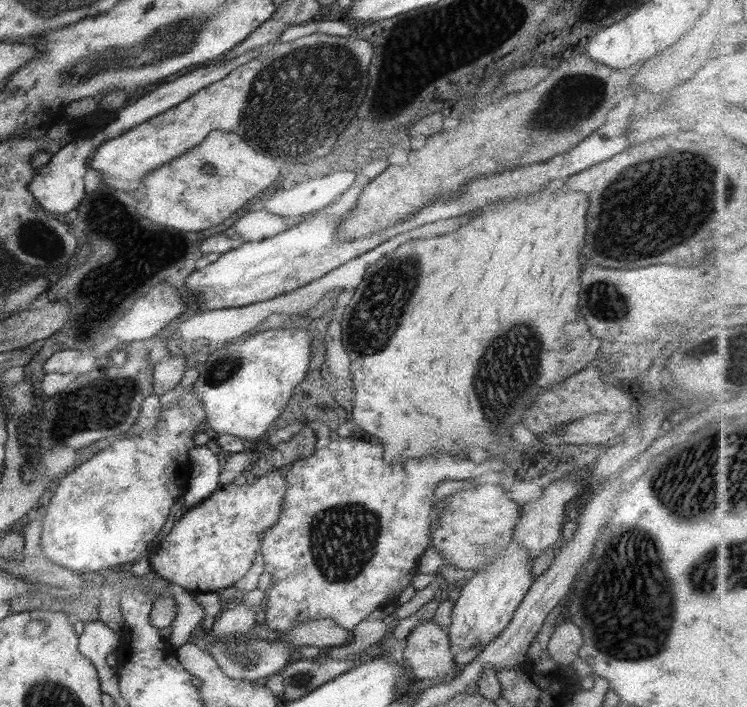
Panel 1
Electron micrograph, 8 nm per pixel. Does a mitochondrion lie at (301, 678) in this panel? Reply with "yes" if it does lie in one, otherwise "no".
yes

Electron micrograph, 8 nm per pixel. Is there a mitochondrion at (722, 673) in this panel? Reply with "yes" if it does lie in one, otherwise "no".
no

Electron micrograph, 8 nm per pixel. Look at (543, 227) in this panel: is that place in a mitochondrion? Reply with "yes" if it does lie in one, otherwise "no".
no

